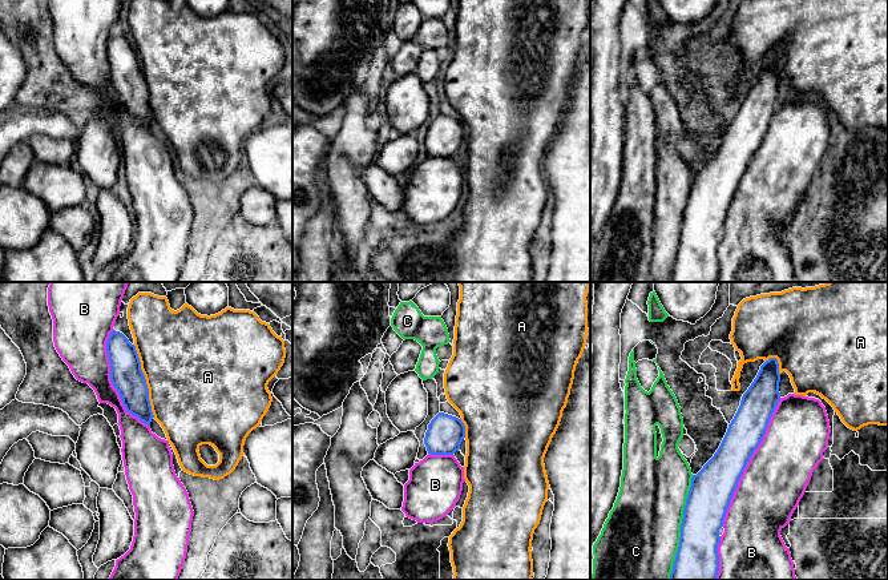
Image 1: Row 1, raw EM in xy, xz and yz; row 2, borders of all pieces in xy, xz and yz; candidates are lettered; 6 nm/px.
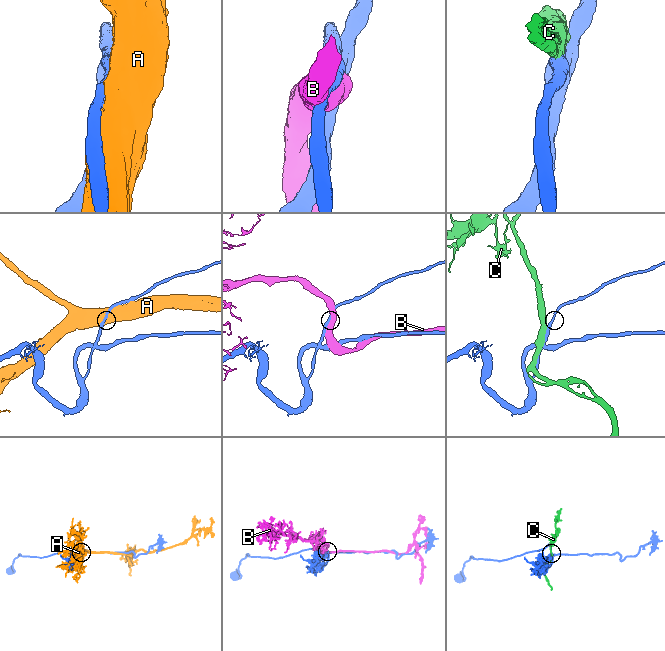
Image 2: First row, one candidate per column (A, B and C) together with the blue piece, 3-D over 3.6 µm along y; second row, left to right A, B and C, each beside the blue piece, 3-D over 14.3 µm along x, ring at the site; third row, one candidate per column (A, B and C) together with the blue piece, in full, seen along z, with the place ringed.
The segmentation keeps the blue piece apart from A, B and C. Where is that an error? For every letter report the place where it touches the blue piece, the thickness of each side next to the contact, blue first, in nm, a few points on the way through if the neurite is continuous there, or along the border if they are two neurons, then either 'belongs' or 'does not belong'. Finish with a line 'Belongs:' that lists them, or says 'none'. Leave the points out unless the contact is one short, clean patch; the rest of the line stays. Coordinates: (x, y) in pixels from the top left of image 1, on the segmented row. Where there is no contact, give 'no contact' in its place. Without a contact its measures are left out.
A: xy (145, 381) | 190/500 nm | does not belong
B: yz (749, 460) | 240/380 nm | does not belong
C: yz (681, 527) | 280/460 nm | does not belong
Belongs: none

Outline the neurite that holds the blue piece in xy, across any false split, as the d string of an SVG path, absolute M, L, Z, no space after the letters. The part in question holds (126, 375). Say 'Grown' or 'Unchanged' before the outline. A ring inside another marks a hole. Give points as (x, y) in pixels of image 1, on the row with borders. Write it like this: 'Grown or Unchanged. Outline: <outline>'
Unchanged. Outline: M113 330L106 342L106 351L110 362L110 380L122 404L128 412L150 427L154 415L136 346L122 333Z

